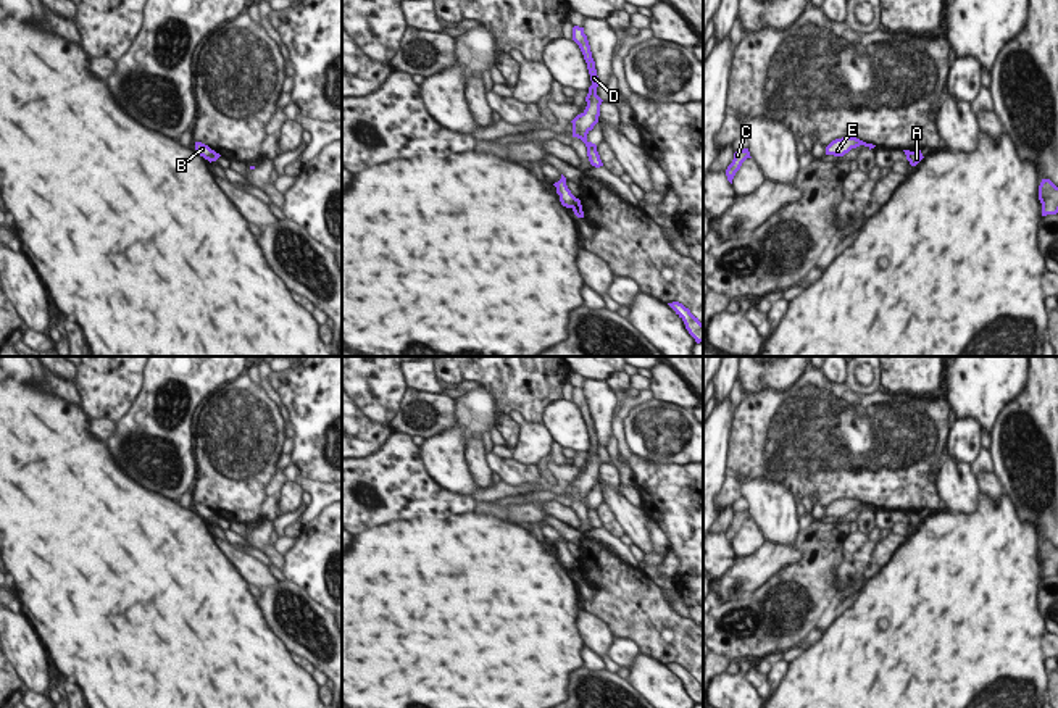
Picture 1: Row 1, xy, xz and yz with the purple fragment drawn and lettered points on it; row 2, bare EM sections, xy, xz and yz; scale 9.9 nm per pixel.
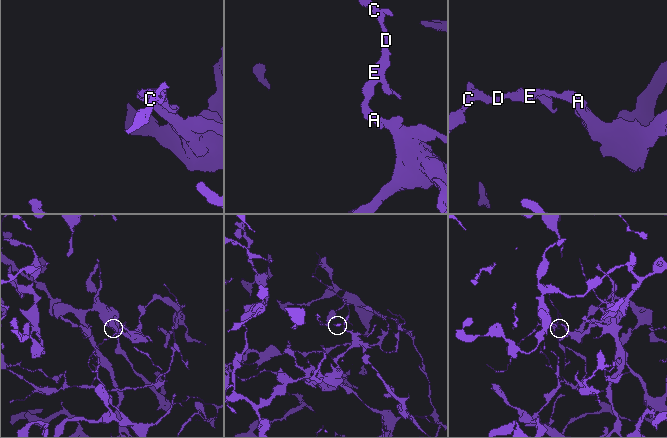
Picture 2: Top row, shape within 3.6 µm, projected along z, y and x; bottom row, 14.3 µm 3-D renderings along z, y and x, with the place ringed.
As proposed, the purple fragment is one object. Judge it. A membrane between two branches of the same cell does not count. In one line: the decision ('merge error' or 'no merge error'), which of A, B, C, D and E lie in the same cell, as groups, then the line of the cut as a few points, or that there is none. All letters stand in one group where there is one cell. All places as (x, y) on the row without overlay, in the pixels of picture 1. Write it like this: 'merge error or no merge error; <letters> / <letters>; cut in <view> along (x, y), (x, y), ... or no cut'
merge error; A / B C D E; cut in xz along (576, 560), (570, 568)

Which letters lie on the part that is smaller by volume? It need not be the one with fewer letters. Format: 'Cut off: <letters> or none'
Cut off: B, C, D, E

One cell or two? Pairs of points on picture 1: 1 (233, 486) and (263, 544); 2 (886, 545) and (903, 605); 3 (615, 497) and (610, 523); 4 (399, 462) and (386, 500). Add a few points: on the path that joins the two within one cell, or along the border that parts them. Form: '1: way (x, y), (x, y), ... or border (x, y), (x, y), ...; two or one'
1: border (233, 520), (245, 524); two
2: border (907, 537), (881, 566); two
3: border (605, 500), (626, 534); two
4: way (397, 471), (395, 479), (386, 491); one

